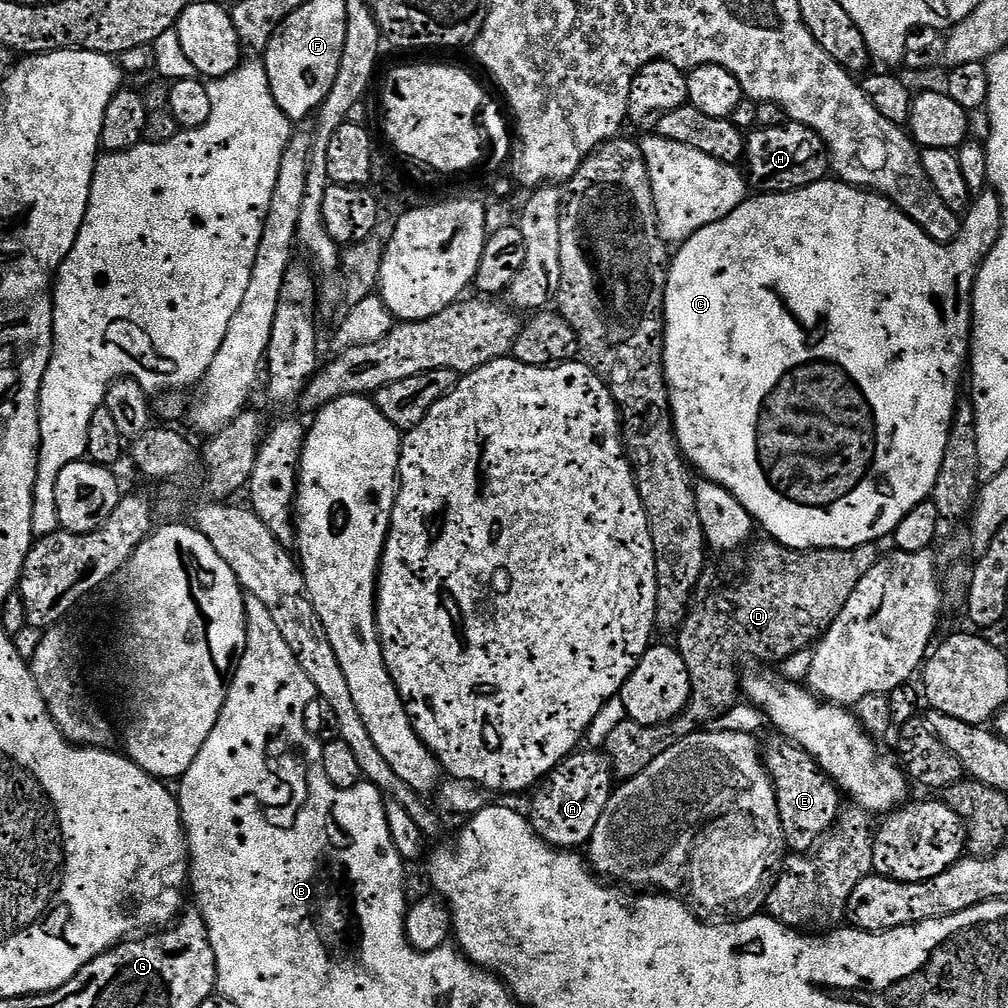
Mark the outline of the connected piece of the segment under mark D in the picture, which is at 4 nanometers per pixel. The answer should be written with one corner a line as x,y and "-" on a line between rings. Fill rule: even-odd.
771,538
763,539
757,539
747,549
744,577
737,584
723,584
718,577
708,574
700,577
692,593
688,616
678,629
678,651
692,673
692,698
680,717
696,720
696,725
701,729
708,724
708,720
722,715
735,702
732,675
736,672
736,660
782,662
795,652
803,652
815,645
828,631
828,627
836,622
838,614
842,614
846,602
850,602
854,586
862,582
864,575
878,563
882,555
876,544
863,544
857,548
787,548

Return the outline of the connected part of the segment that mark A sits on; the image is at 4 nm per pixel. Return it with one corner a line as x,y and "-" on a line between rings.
577,750
566,757
535,789
530,823
533,830
553,848
576,850
587,845
598,818
602,818
602,810
606,810
606,802
612,797
614,773
607,755
600,750
584,751

